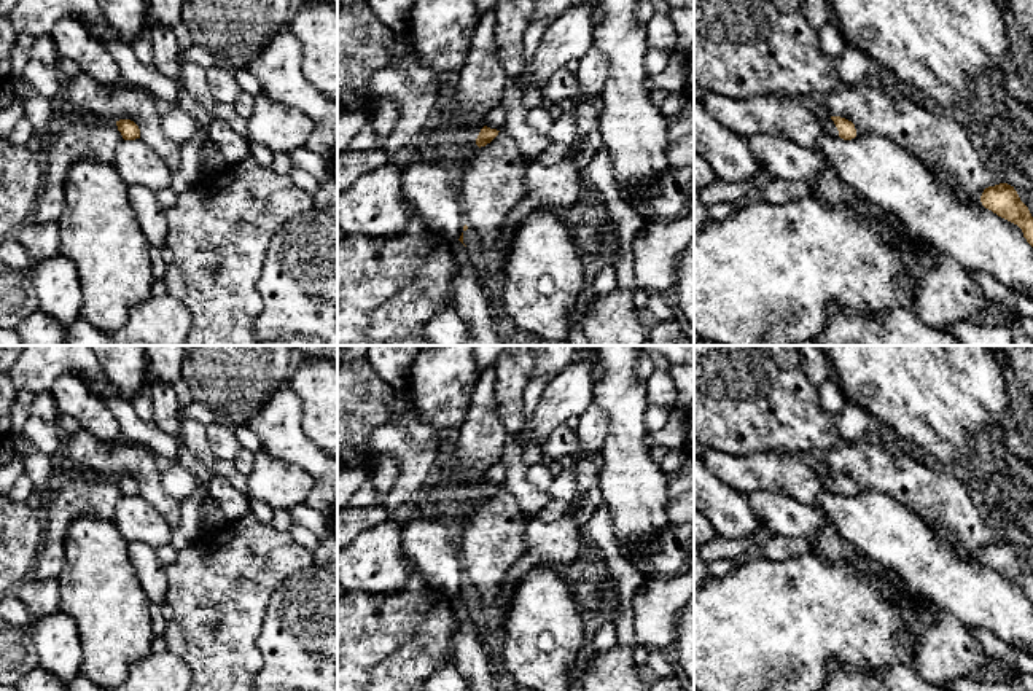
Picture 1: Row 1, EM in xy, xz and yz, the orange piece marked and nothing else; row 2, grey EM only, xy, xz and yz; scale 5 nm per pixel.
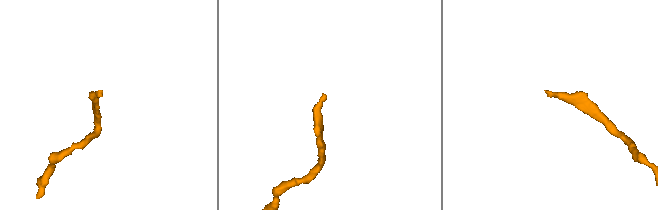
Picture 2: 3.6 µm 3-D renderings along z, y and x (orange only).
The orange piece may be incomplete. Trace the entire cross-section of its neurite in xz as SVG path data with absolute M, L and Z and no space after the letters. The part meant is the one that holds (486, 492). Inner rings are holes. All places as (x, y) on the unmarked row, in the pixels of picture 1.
M503 459L493 467L490 467L484 474L484 484L476 495L476 502L481 505L490 500L498 492L498 489L503 487L506 474L508 459Z

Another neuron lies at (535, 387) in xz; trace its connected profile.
M546 374L540 377L530 379L524 390L524 428L528 428L533 412L536 409L536 404L540 401L540 396L548 385L548 382L554 377L555 374Z

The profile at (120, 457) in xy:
M81 428L64 436L62 457L111 478L134 478L140 486L140 495L161 513L172 529L178 527L180 502L162 490L164 463L148 447L126 439L103 441Z

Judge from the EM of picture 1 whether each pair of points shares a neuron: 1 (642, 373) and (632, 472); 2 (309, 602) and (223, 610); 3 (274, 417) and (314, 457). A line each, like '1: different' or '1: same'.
1: different
2: different
3: same

